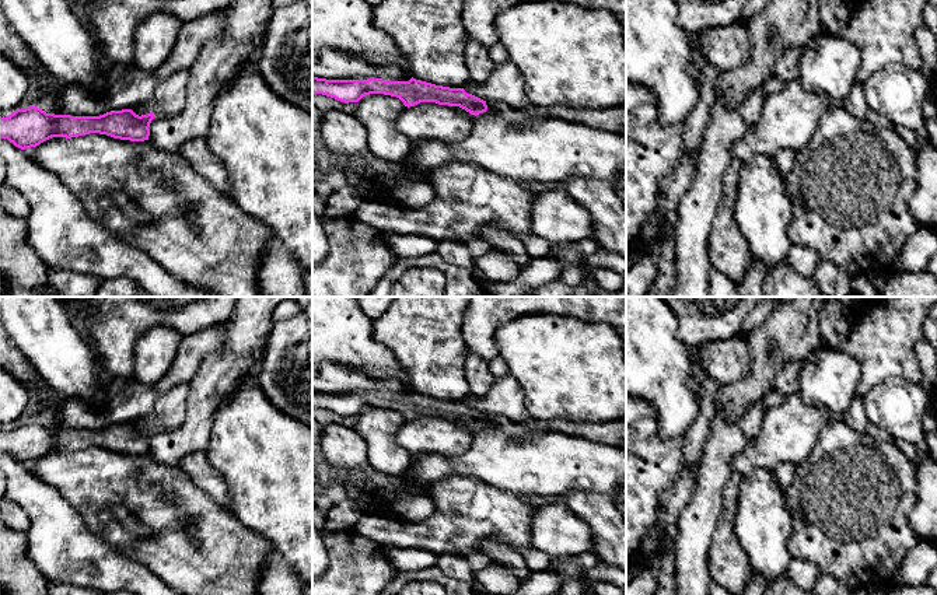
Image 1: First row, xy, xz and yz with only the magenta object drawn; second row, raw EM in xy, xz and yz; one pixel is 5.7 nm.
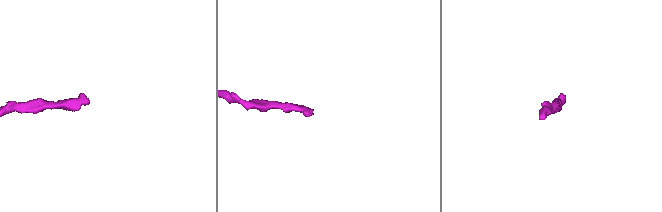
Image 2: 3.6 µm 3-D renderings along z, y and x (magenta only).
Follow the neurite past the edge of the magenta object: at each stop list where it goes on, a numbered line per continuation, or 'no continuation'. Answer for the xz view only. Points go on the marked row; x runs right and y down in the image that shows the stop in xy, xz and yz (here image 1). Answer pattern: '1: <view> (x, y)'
1: xz (614, 119)

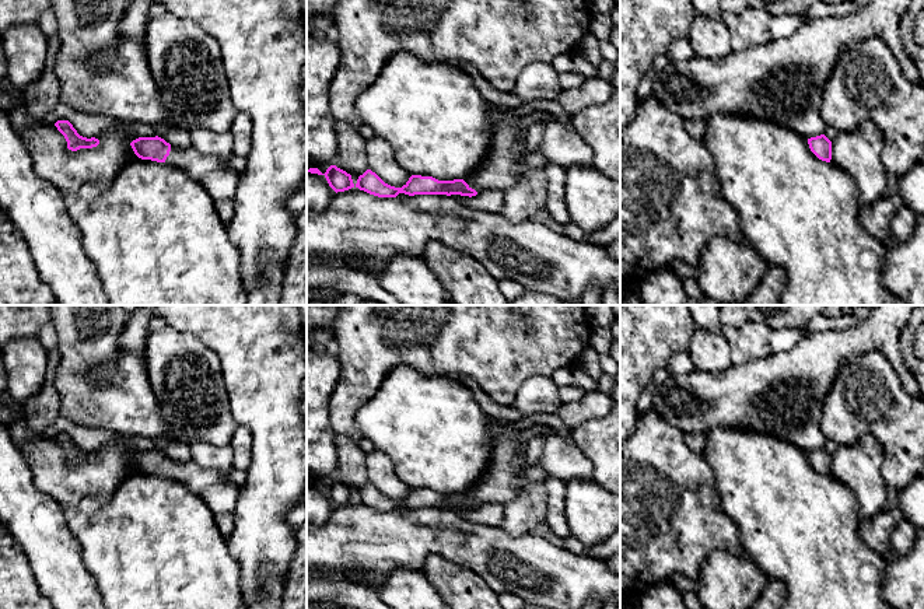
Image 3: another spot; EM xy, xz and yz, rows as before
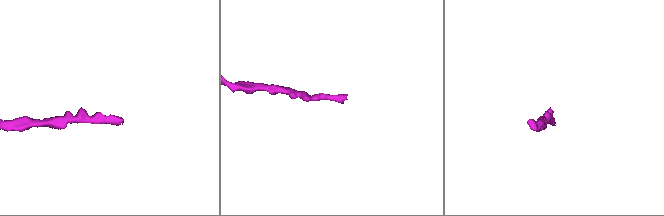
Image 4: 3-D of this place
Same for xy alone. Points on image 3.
1: xy (196, 164)

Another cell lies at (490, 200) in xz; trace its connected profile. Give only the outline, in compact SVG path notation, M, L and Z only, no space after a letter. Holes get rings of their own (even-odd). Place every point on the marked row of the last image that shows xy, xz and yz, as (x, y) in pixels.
M486 190L472 197L461 195L451 196L473 210L489 211L493 214L500 214L504 206L504 192L500 190Z

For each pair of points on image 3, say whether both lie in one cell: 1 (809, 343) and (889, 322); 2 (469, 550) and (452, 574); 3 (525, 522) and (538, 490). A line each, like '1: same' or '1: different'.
1: same
2: different
3: same

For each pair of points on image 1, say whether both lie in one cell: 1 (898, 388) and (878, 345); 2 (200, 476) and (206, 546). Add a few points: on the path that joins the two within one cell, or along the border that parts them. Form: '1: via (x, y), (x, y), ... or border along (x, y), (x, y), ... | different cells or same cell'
1: border along (919, 384), (888, 377), (864, 395) | different cells
2: border along (181, 469), (212, 500), (226, 508) | different cells

